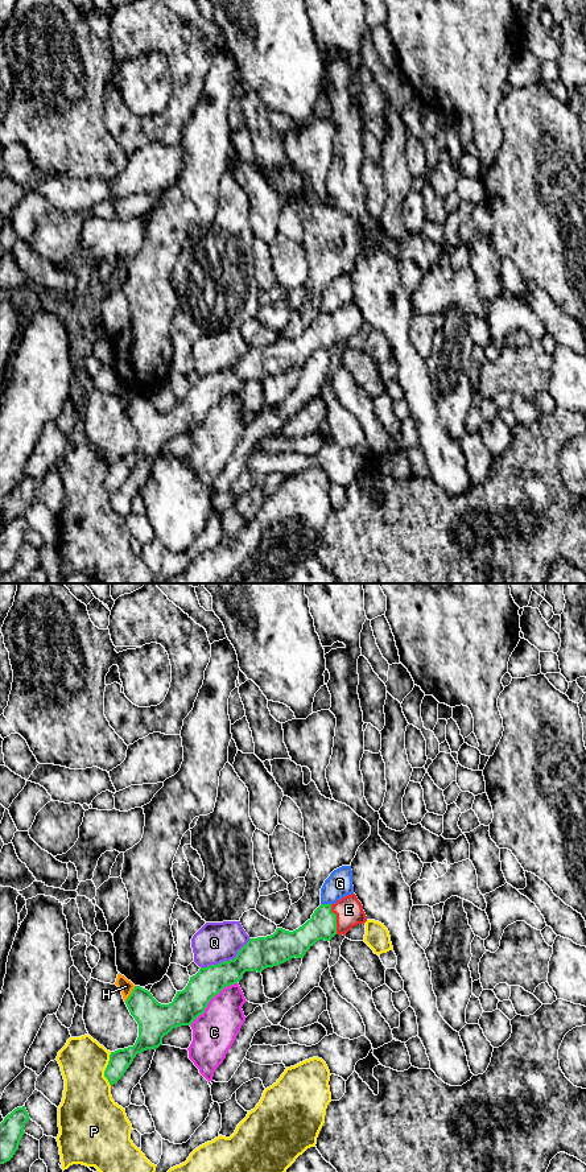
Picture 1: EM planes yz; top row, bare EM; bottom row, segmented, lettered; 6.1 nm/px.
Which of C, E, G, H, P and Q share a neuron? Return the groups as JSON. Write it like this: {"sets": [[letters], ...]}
{"sets": [["C"], ["E"], ["G"], ["H"], ["P"], ["Q"]]}

